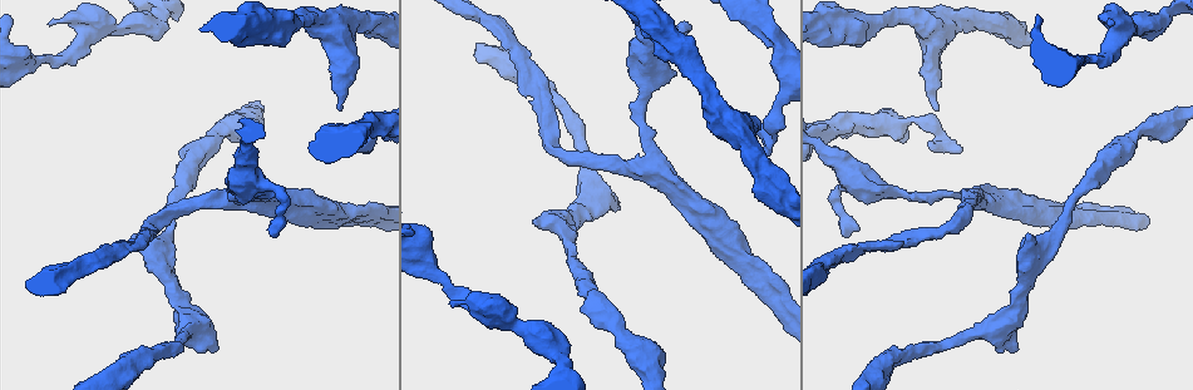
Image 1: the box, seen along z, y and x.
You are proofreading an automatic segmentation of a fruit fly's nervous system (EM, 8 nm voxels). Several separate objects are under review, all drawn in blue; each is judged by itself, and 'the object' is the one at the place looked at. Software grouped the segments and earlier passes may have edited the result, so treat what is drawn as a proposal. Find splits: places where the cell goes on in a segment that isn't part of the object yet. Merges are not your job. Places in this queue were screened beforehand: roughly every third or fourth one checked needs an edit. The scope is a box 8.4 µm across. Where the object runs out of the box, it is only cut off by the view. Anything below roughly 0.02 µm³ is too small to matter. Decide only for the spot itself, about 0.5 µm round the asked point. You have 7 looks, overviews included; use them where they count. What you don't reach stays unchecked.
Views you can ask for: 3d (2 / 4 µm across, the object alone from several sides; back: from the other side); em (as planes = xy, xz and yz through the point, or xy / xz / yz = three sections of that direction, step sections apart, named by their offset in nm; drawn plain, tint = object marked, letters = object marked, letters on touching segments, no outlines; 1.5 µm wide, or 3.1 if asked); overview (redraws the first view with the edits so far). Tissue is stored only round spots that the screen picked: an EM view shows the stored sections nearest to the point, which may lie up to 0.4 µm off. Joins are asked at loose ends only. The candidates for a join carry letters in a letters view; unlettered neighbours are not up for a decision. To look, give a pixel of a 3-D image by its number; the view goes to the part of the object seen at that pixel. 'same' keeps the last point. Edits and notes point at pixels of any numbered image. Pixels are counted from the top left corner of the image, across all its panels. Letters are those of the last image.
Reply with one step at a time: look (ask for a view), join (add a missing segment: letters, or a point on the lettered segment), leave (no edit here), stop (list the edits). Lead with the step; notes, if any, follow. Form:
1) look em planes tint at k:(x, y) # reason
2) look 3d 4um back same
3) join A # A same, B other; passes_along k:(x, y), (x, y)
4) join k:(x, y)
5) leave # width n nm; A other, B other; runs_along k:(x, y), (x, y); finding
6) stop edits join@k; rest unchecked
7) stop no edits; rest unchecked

look em planes letters at 1:(1109, 26) # an open end

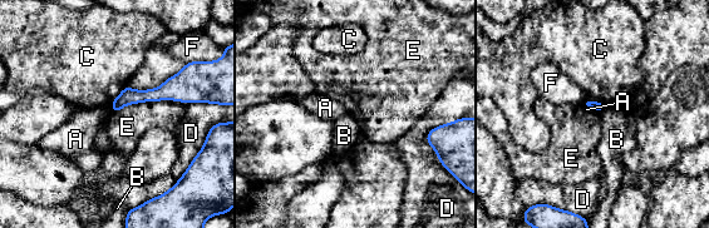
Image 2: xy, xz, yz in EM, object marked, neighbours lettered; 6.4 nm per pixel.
leave # longest_contact E 440 nm; A other, B other, C other, D other, E other, F other; border 2:(605, 107), (594, 113); no lettered segment goes on from it

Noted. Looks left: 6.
look 3d 4um at 1:(133, 234) # branch stops here

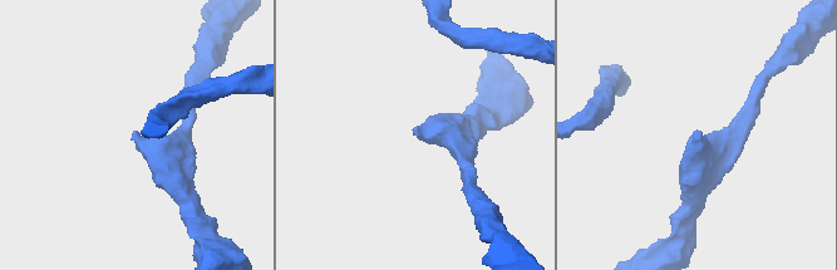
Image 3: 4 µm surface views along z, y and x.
look em xz step 4 tint at 3:(693, 134) # now the EM

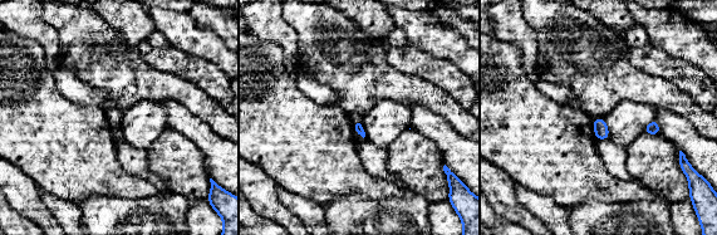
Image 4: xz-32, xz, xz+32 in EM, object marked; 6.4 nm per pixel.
look em planes letters same # another direction

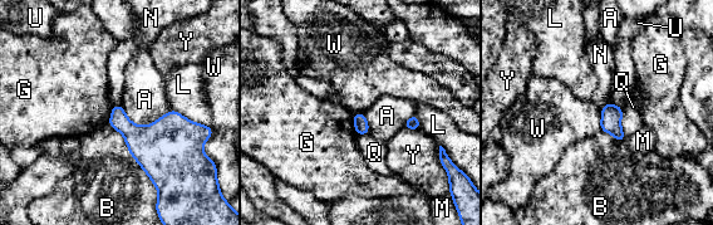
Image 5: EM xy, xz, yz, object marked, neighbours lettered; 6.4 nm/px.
leave # A other, B other, G other, L other, M other, N other, Q other, U other, W other, Y other; none of them fits

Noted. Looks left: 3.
look 3d 2um at 1:(844, 234) # branch stops here

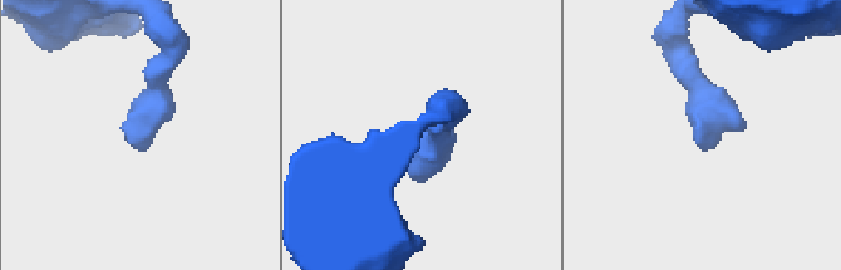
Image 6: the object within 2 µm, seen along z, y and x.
look em yz step 8 letters at 6:(134, 148)

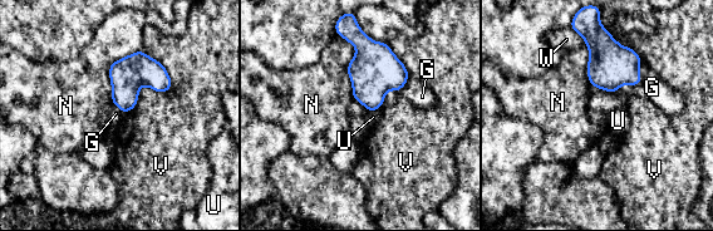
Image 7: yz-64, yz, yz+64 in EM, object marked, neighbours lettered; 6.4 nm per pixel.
leave # G other, N other, U other, V other, W other; border 7:(640, 60), (638, 84), (591, 85); no lettered segment goes on from it

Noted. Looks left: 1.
stop no edits; rest unchecked

